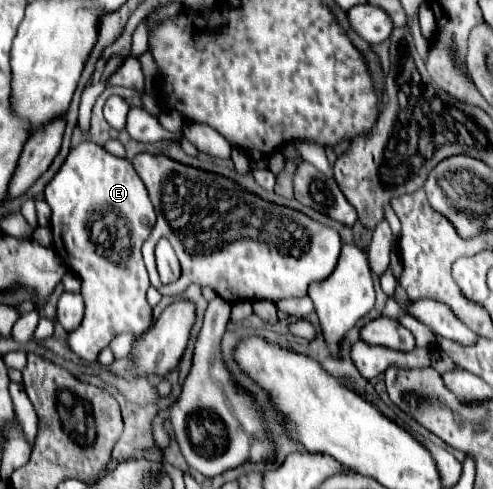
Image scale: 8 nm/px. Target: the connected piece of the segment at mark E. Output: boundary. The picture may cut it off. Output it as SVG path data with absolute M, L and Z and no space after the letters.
M81 142L79 146L71 148L59 172L45 186L45 200L53 210L53 246L61 246L65 250L65 264L81 278L81 296L85 298L85 318L81 322L81 330L69 334L69 346L81 360L85 358L87 362L97 360L97 354L105 346L109 346L107 342L111 342L117 334L143 334L153 322L153 312L145 298L145 292L149 288L149 276L141 258L141 246L149 238L155 224L155 210L145 190L145 184L141 182L133 166L129 166L131 162L127 158L115 158L93 142Z

